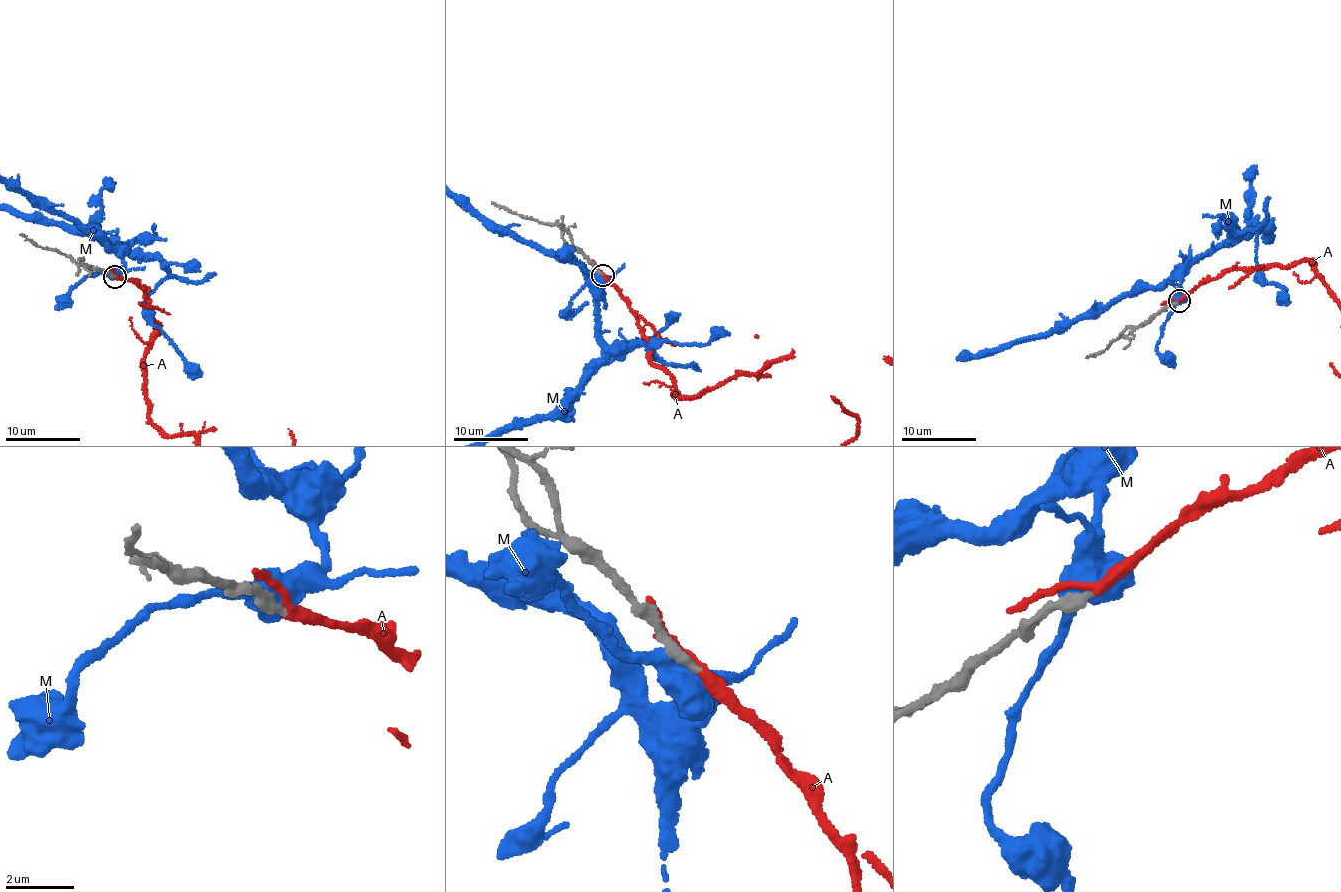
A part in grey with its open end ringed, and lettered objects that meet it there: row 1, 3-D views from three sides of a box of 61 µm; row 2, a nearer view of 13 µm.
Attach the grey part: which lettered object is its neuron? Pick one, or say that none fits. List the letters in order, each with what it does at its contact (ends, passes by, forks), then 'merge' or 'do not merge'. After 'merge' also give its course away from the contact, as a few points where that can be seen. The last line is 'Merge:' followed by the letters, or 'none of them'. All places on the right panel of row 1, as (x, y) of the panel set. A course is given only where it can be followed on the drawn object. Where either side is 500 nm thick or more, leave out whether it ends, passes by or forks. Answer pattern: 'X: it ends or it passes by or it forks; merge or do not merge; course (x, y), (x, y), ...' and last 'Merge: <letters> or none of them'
A: it passes by; merge
M: do not merge
Merge: A

